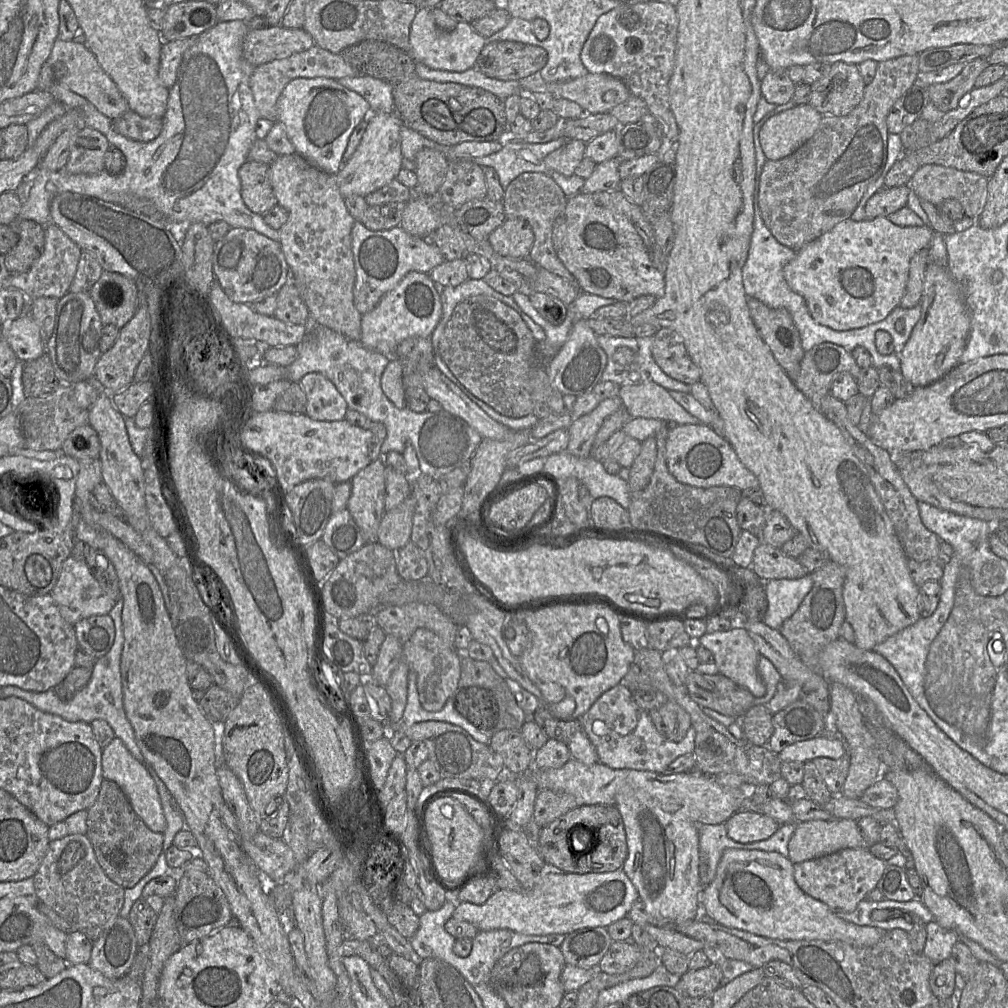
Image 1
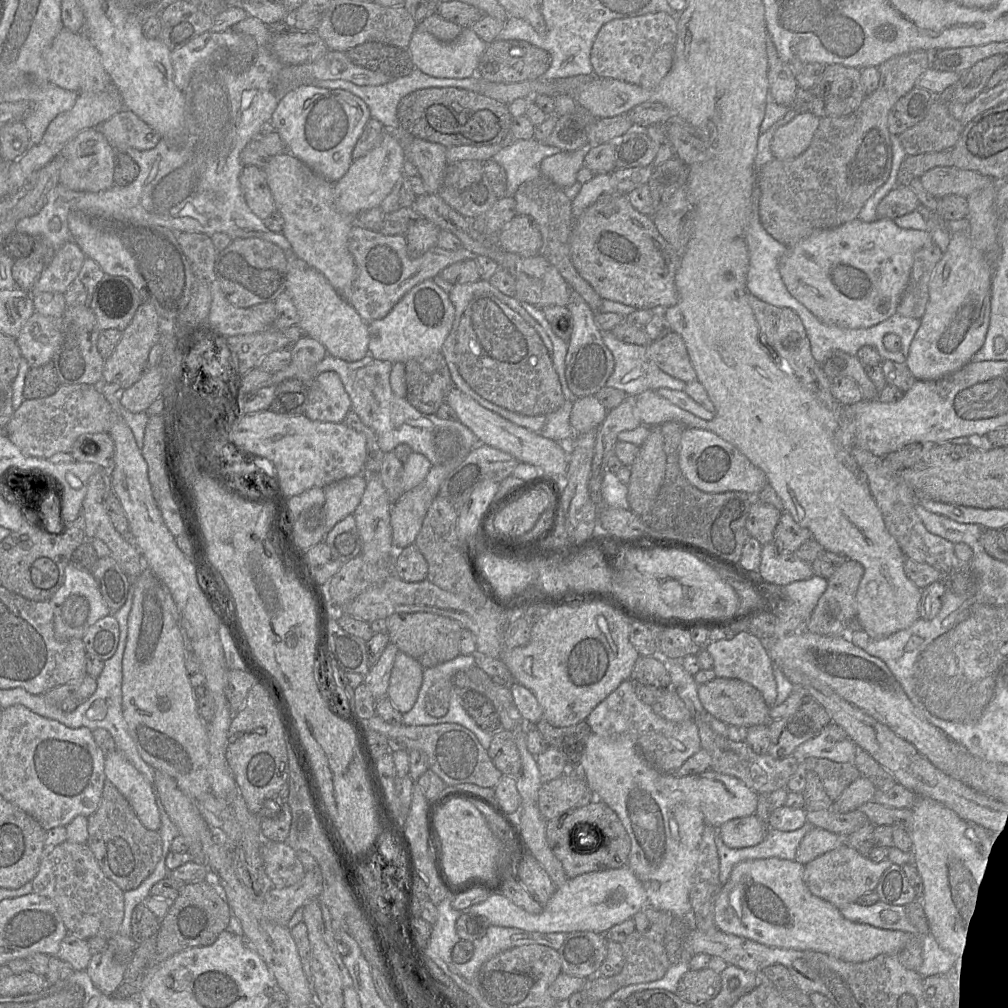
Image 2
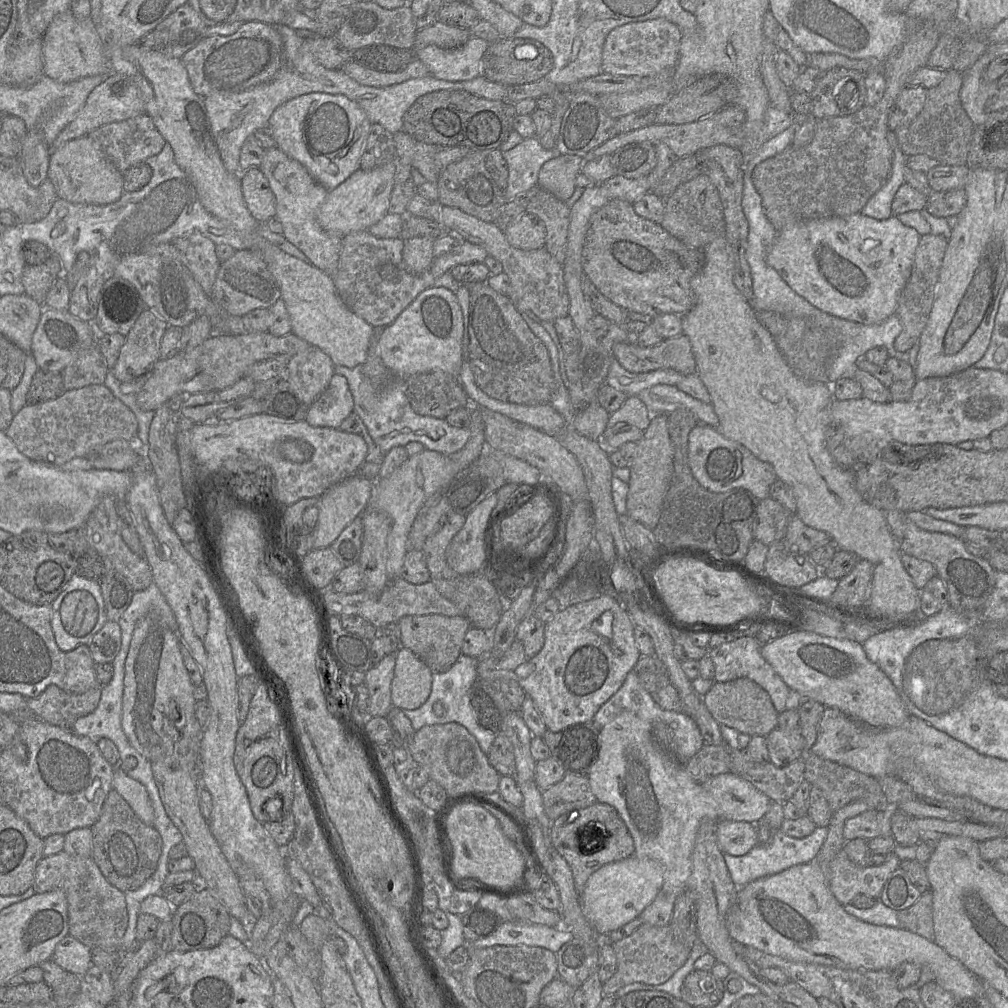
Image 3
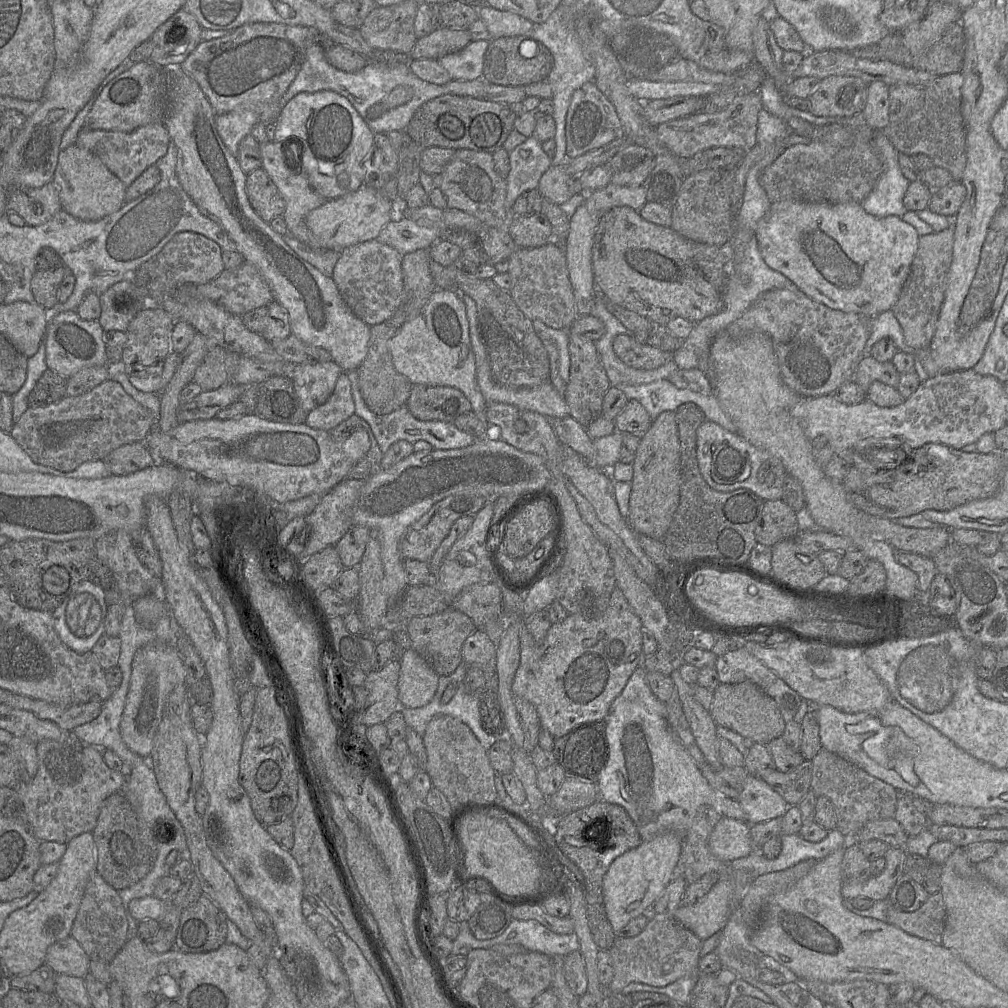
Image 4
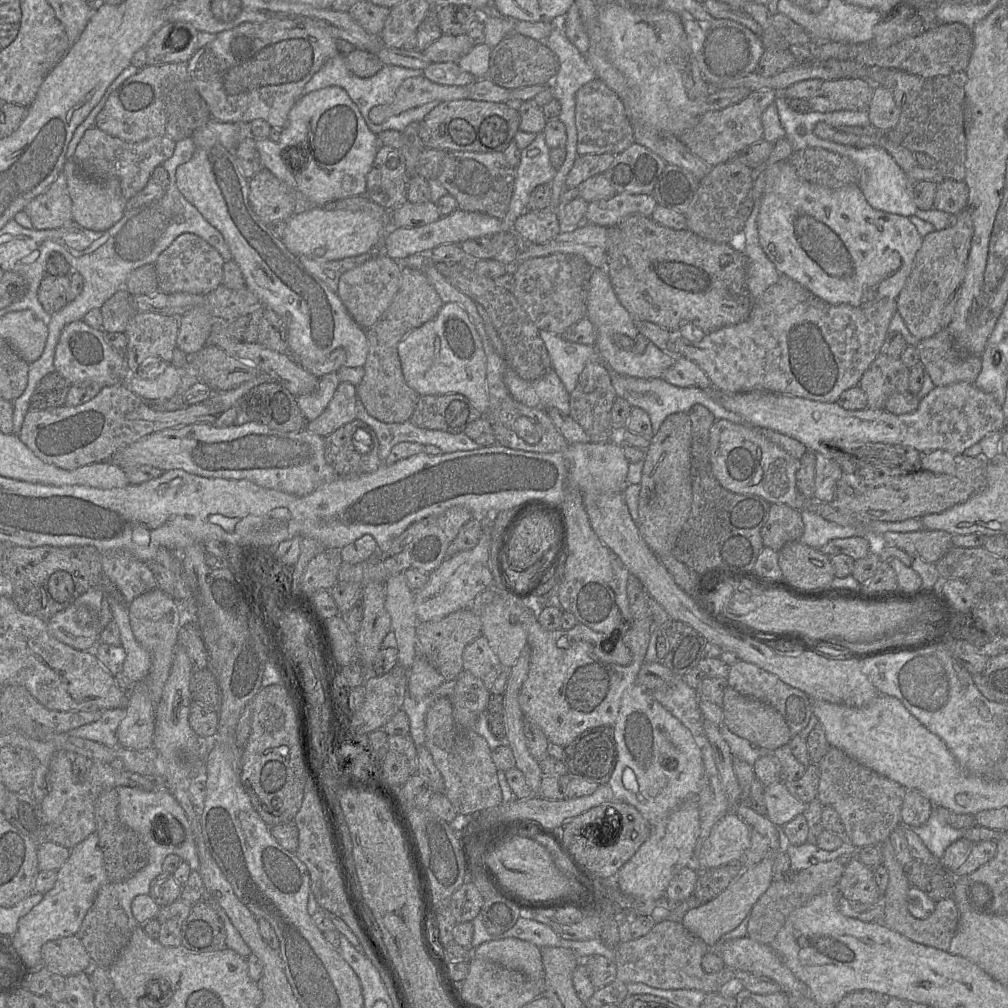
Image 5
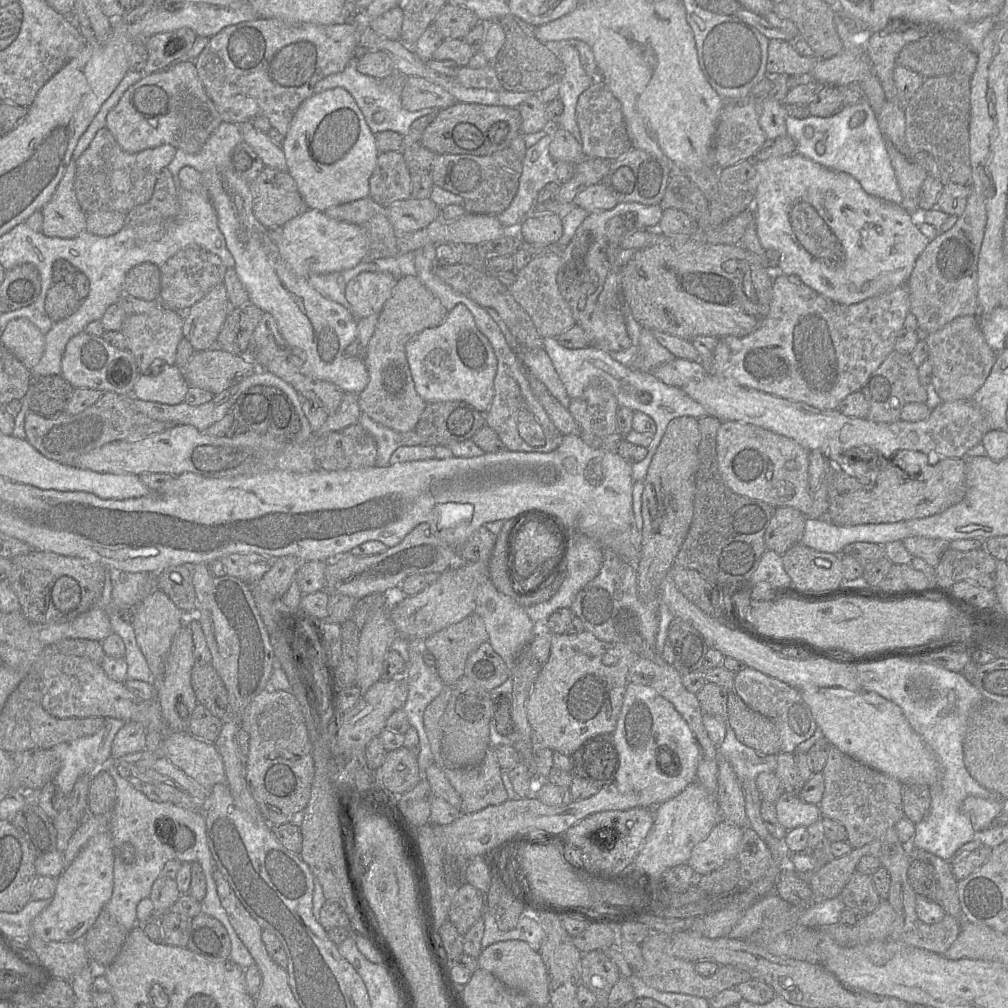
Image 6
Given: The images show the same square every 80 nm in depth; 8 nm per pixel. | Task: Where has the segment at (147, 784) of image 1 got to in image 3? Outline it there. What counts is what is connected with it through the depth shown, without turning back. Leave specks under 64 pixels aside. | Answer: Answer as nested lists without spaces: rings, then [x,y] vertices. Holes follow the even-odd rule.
[[[117,766],[114,767],[112,786],[144,824],[153,825],[153,808],[148,793],[141,783],[129,777]]]

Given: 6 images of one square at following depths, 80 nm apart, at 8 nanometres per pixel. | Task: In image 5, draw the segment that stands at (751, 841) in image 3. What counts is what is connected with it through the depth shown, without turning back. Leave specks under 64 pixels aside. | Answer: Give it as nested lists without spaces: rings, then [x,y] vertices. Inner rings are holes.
[[[729,811],[712,828],[698,850],[701,869],[741,862],[750,846],[751,828],[735,812]]]

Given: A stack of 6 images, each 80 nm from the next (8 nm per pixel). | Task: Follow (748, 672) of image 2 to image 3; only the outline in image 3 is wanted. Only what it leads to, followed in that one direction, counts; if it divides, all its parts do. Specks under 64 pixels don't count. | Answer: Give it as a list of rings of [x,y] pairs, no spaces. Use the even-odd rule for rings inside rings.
[[[744,636],[710,649],[708,655],[715,666],[715,681],[727,682],[738,678],[751,679],[767,691],[778,713],[787,709],[798,710],[803,698],[797,692],[794,693],[794,690],[790,689],[774,668],[763,658],[760,652],[761,646],[754,637]]]

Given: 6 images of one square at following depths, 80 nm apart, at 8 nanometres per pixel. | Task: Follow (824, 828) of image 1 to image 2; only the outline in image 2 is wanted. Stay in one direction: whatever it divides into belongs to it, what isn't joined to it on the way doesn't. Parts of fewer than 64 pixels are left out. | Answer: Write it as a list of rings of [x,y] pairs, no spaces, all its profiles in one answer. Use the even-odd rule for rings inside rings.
[[[813,827],[801,840],[795,861],[807,864],[817,857],[832,851],[847,842],[847,837],[830,832],[826,829]]]

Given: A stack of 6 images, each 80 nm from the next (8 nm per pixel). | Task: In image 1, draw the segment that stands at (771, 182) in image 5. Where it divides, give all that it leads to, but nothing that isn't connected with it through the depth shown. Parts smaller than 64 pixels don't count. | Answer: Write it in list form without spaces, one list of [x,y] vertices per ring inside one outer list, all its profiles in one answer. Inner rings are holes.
[[[885,216],[864,219],[862,221],[854,221],[849,218],[838,223],[833,229],[796,251],[796,256],[784,266],[783,275],[790,289],[804,298],[809,313],[816,323],[829,327],[835,331],[862,328],[884,320],[893,309],[899,306],[908,281],[910,260],[921,249],[929,248],[932,233],[932,229],[928,226],[898,226]]]

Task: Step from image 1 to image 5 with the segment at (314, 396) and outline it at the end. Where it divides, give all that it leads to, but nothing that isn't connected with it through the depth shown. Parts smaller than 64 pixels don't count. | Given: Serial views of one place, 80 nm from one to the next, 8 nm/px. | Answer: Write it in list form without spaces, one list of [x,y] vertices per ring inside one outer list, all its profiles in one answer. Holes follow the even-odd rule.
[[[340,382],[322,414],[307,422],[307,431],[324,438],[353,421],[356,419],[356,400],[356,386],[348,382]]]

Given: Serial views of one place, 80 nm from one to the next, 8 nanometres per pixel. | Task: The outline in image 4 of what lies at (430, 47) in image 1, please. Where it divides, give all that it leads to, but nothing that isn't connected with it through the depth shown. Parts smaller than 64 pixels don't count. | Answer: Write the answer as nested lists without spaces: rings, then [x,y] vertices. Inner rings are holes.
[[[471,41],[464,49],[459,52],[447,54],[437,61],[447,70],[452,80],[472,81],[483,76],[483,63],[486,50],[489,46],[488,41]]]

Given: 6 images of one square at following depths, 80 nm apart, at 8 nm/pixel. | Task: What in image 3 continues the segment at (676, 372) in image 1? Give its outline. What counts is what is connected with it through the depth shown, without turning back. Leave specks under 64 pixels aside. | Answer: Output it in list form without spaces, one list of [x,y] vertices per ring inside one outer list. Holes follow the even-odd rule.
[[[684,334],[664,339],[650,347],[642,347],[637,343],[616,343],[613,353],[621,366],[633,373],[665,368],[673,369],[683,376],[696,373],[691,344]]]

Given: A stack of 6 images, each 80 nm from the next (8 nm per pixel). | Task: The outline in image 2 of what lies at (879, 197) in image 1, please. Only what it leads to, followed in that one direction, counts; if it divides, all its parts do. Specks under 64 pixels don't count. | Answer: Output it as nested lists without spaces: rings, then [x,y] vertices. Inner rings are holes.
[[[898,185],[878,204],[878,218],[895,219],[917,209],[920,201],[909,185]]]

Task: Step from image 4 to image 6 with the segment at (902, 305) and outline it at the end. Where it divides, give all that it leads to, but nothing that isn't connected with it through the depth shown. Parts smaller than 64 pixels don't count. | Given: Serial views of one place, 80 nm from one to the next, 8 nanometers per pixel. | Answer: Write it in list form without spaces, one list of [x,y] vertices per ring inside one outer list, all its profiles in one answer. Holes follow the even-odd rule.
[[[970,188],[966,207],[956,223],[946,232],[938,233],[930,240],[916,260],[907,281],[909,289],[909,311],[917,321],[922,335],[931,334],[957,317],[976,315],[979,317],[977,299],[977,264],[987,222],[987,212],[982,198]]]

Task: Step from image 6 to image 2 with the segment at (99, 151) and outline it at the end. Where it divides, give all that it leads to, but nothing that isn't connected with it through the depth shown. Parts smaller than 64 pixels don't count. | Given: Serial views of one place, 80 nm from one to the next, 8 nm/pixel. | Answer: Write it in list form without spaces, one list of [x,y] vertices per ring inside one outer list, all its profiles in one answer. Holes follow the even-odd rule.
[[[124,108],[97,129],[104,135],[116,152],[127,148],[150,150],[161,136],[132,111]]]

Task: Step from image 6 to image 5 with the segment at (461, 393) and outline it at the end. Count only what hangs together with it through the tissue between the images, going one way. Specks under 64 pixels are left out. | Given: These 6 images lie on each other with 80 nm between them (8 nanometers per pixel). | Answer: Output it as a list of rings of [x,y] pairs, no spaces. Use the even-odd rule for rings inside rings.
[[[444,303],[432,320],[409,332],[397,349],[403,377],[418,395],[460,394],[486,414],[486,355],[479,333],[460,304]]]

